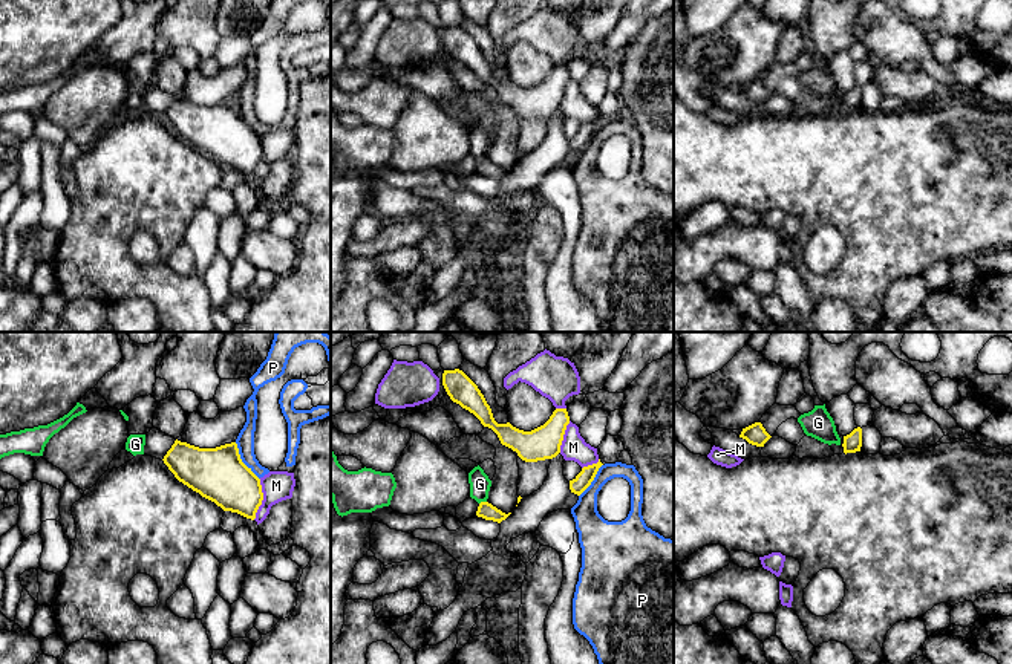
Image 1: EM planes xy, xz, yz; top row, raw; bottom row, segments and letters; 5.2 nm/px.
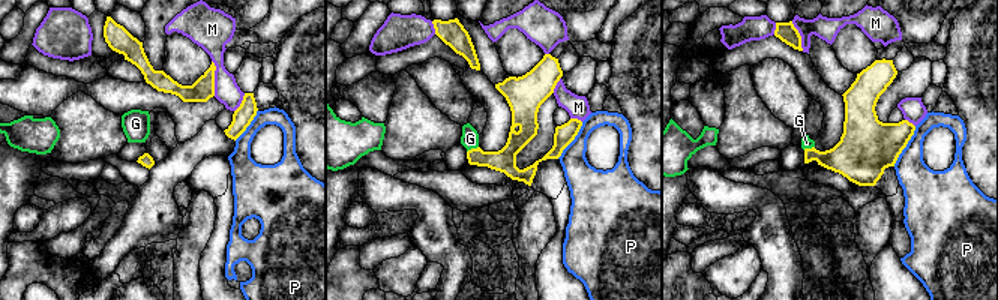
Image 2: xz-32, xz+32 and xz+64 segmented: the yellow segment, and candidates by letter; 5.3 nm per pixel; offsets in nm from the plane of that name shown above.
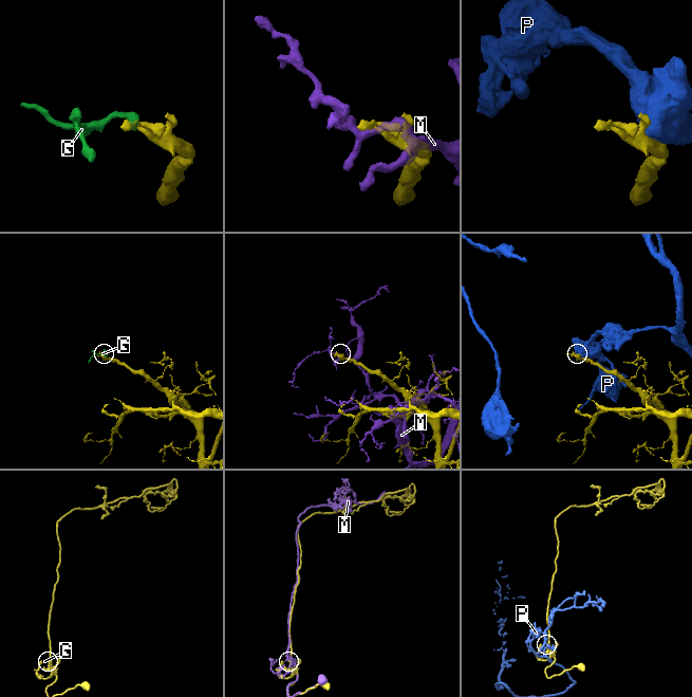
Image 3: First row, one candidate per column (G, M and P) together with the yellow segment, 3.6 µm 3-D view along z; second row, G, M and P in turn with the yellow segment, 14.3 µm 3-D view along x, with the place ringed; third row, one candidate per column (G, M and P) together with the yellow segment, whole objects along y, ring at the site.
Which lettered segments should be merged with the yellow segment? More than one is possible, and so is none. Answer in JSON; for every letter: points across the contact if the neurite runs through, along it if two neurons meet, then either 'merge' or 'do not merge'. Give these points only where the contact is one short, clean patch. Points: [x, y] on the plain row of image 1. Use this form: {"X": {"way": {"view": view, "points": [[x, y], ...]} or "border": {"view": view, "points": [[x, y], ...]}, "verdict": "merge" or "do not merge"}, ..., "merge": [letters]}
{"G": {"way": {"view": "xz", "points": [[486, 167], [483, 159], [479, 141]]}, "verdict": "merge"}, "M": {"verdict": "do not merge"}, "P": {"verdict": "do not merge"}, "merge": ["G"]}

